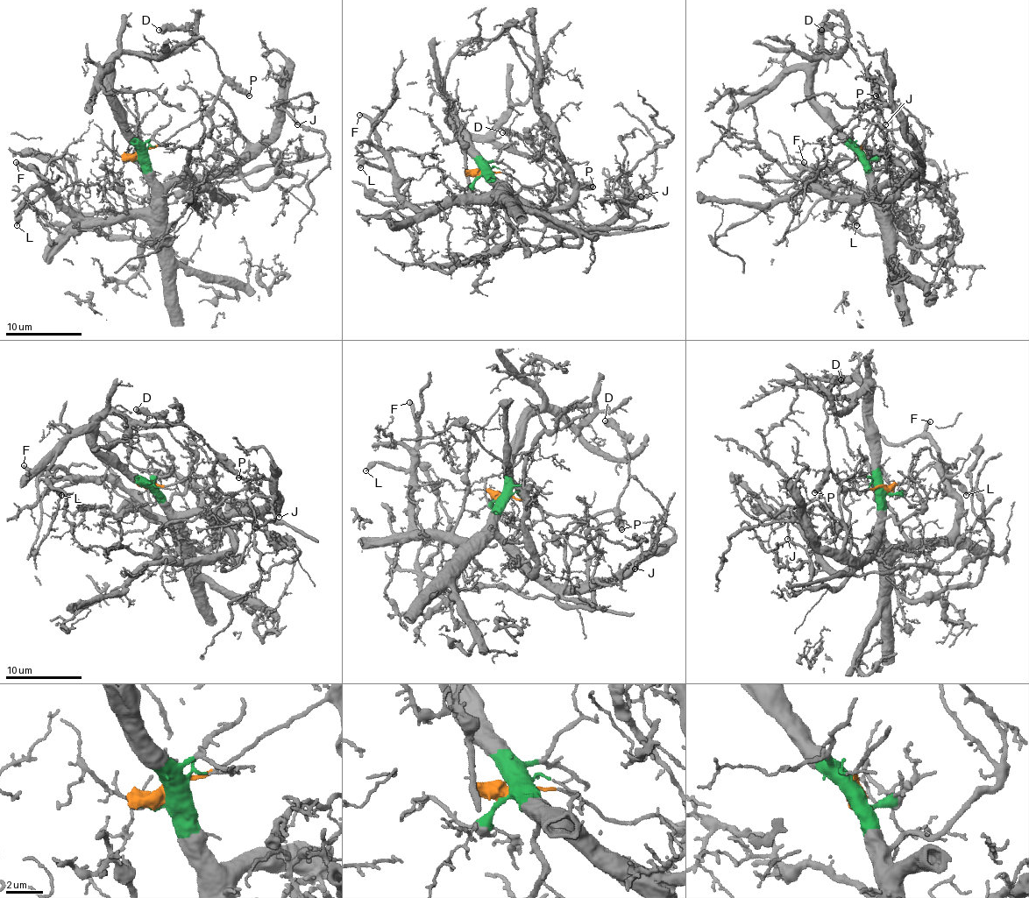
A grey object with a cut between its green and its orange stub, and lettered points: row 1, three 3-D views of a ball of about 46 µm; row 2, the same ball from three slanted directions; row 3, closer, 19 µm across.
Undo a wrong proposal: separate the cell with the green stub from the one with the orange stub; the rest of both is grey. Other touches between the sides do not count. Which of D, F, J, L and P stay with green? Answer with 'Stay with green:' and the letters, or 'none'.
Stay with green: F, J, L

